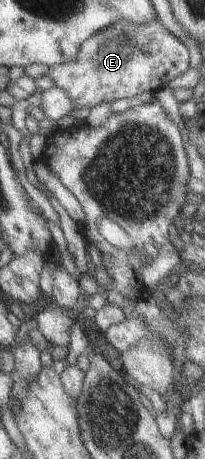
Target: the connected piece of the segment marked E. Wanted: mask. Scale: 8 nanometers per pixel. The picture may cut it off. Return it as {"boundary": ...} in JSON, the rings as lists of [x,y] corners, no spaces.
{"boundary":[[[156,19],[138,26],[121,20],[88,37],[78,55],[68,64],[55,64],[47,75],[55,86],[66,93],[74,108],[90,107],[99,102],[130,99],[141,92],[155,92],[168,85],[188,67],[187,48]]]}

